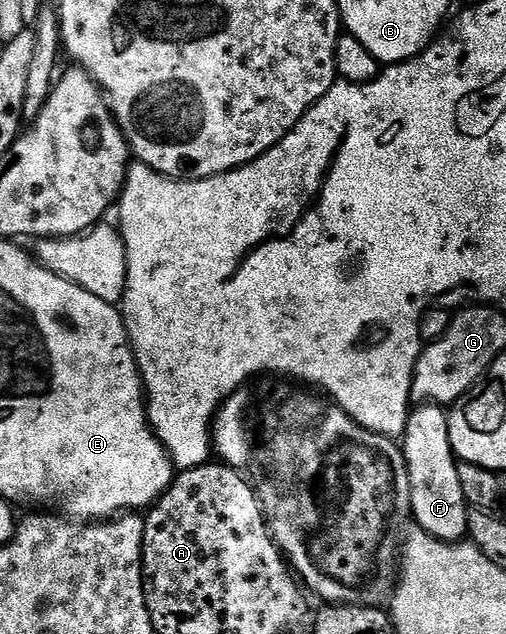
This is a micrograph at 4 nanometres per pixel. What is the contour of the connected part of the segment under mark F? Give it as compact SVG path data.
M433 403L415 404L406 420L400 444L408 471L408 509L414 512L413 524L436 539L458 543L467 536L471 506L464 499L464 487L460 487L460 462L454 456L452 439L448 435L449 422L450 418L443 406Z

